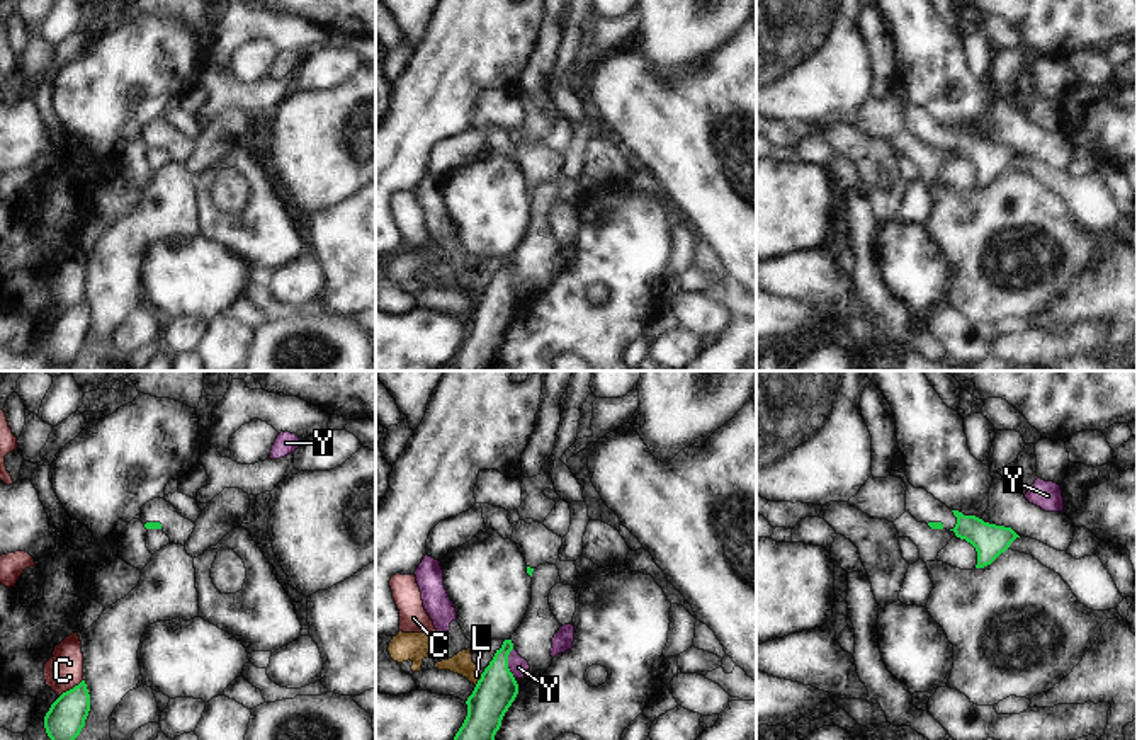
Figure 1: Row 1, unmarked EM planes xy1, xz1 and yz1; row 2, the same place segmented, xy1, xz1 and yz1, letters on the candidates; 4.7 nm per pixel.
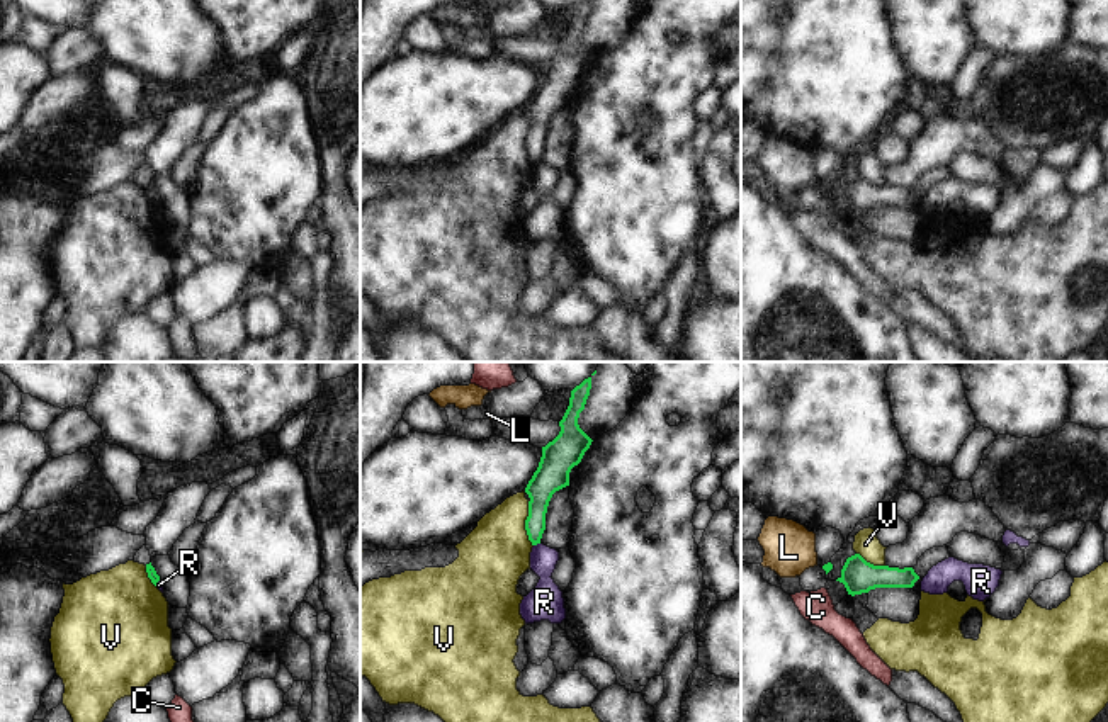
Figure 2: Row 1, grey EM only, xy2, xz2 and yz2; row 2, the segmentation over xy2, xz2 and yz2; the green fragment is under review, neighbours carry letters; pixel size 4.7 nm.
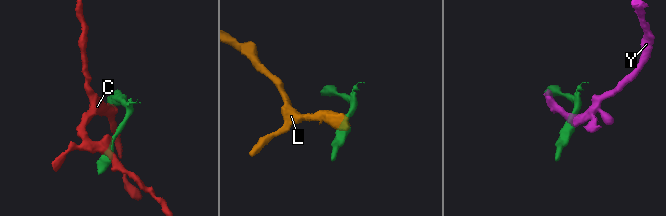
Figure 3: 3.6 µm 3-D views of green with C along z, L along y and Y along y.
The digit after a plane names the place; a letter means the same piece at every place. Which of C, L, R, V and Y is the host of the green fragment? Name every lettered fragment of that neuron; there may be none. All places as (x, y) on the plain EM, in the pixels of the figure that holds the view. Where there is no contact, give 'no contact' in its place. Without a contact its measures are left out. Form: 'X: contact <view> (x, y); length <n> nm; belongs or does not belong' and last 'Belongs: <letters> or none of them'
C: contact xy1 (70, 308); length 140 nm; does not belong
L: contact xz1 (478, 300); length 60 nm; does not belong
R: contact xz2 (536, 163); length 40 nm; does not belong
V: contact xz2 (525, 143); length 220 nm; does not belong
Y: contact xz1 (507, 283); length 140 nm; does not belong
Belongs: none of them

